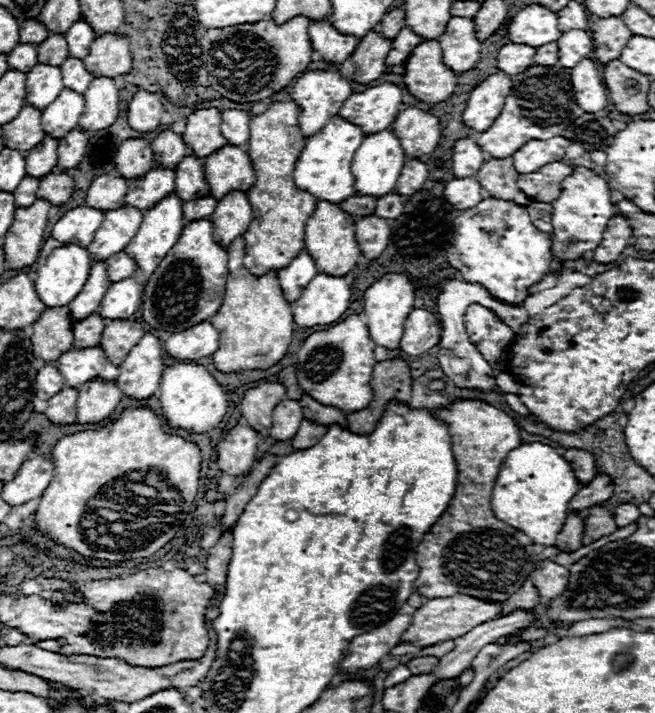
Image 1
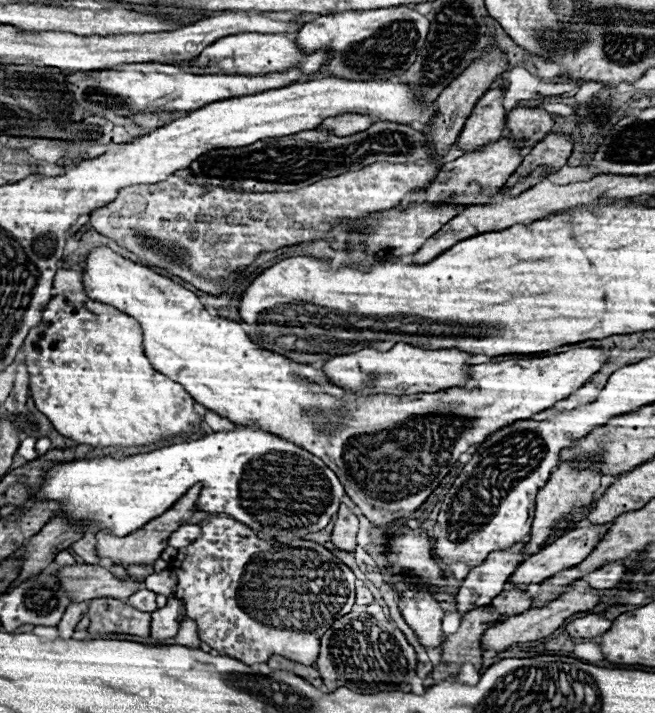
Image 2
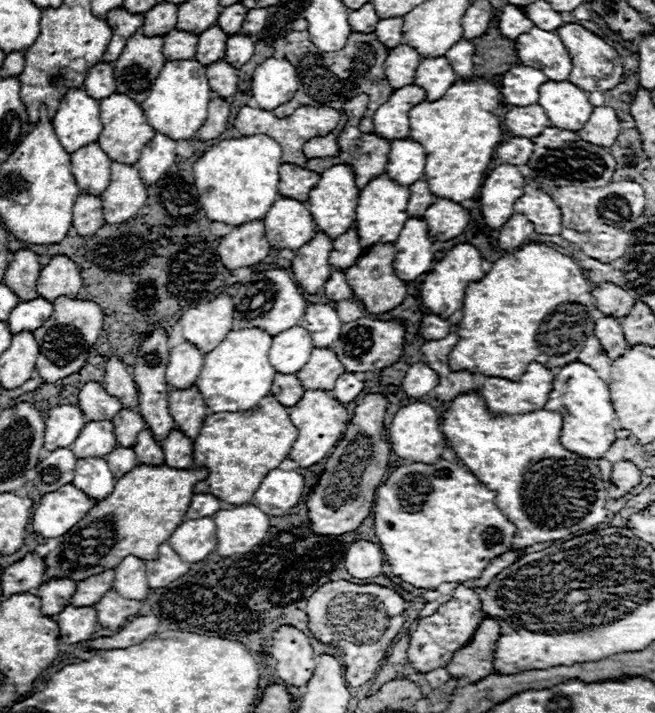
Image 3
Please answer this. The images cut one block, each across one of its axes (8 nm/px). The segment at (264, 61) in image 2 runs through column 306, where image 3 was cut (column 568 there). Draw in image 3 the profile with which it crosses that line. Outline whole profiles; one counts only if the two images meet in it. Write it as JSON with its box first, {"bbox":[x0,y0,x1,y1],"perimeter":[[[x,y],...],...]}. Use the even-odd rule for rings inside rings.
{"bbox":[516,28,572,80],"perimeter":[[[532,28],[516,38],[520,64],[540,68],[550,80],[566,80],[572,70],[572,58],[556,32]]]}

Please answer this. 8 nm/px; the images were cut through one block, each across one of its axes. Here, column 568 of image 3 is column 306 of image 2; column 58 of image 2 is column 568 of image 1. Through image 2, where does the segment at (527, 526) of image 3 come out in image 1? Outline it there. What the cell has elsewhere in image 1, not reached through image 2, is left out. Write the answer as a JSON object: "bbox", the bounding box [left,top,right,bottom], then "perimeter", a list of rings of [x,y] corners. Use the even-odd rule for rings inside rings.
{"bbox":[492,442,580,546],"perimeter":[[[532,442],[508,452],[498,480],[492,490],[492,512],[498,520],[522,530],[534,544],[556,546],[556,536],[562,530],[570,510],[568,502],[580,490],[572,466],[552,446]]]}

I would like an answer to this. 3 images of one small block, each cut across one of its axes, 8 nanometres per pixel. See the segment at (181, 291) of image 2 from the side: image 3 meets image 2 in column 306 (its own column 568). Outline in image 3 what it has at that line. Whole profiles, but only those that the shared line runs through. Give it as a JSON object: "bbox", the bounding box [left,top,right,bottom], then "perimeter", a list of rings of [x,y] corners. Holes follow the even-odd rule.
{"bbox":[546,362,614,460],"perimeter":[[[570,362],[566,364],[554,378],[552,392],[548,398],[546,408],[556,410],[564,416],[564,426],[562,426],[562,436],[560,442],[564,448],[570,452],[576,452],[582,458],[588,460],[600,460],[608,452],[610,444],[614,442],[614,406],[610,402],[610,390],[608,384],[598,378],[596,370],[582,362]]]}

